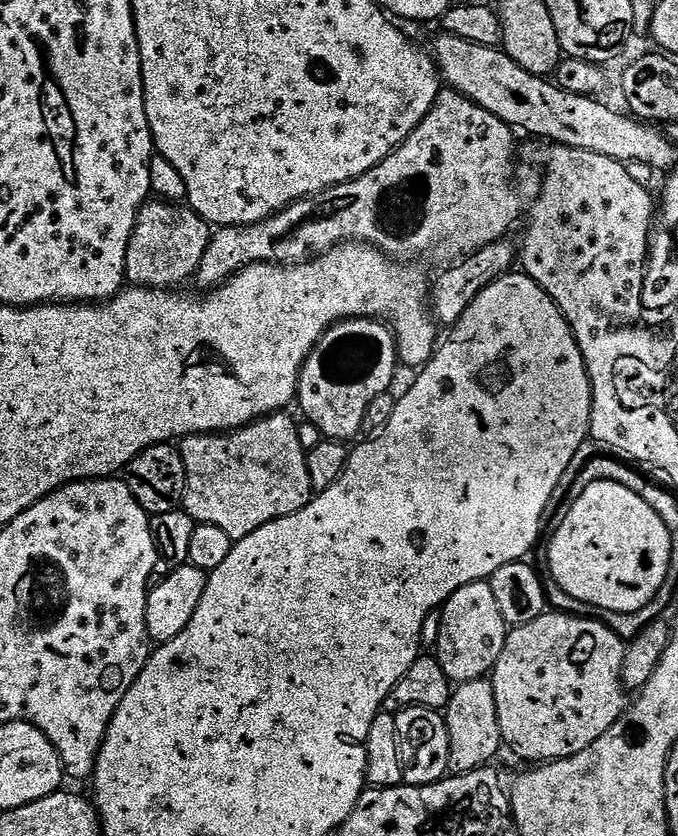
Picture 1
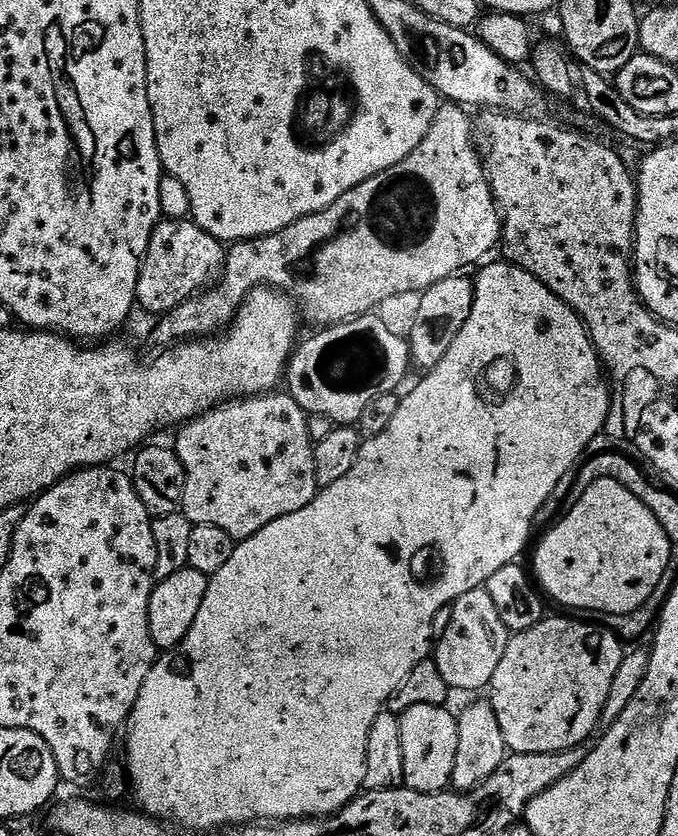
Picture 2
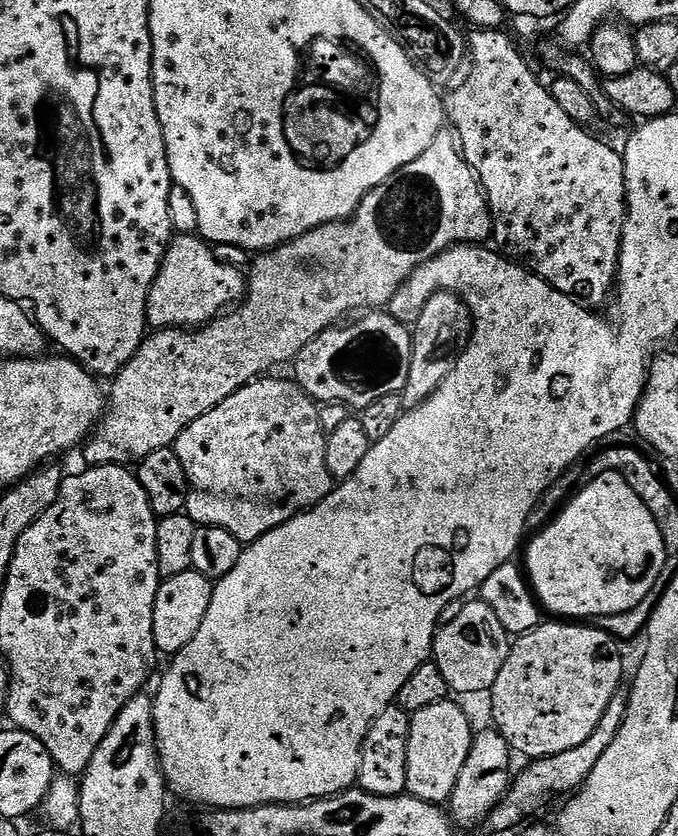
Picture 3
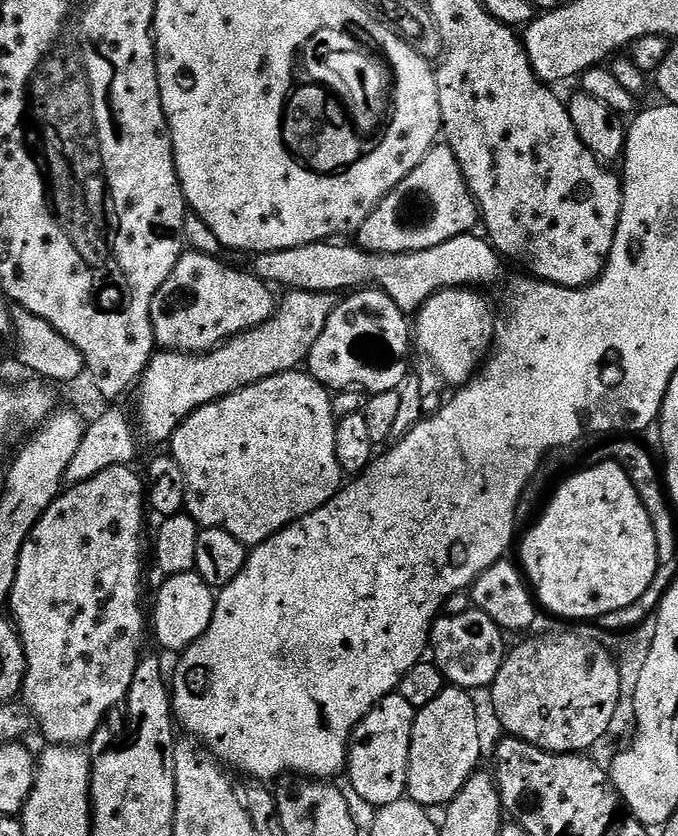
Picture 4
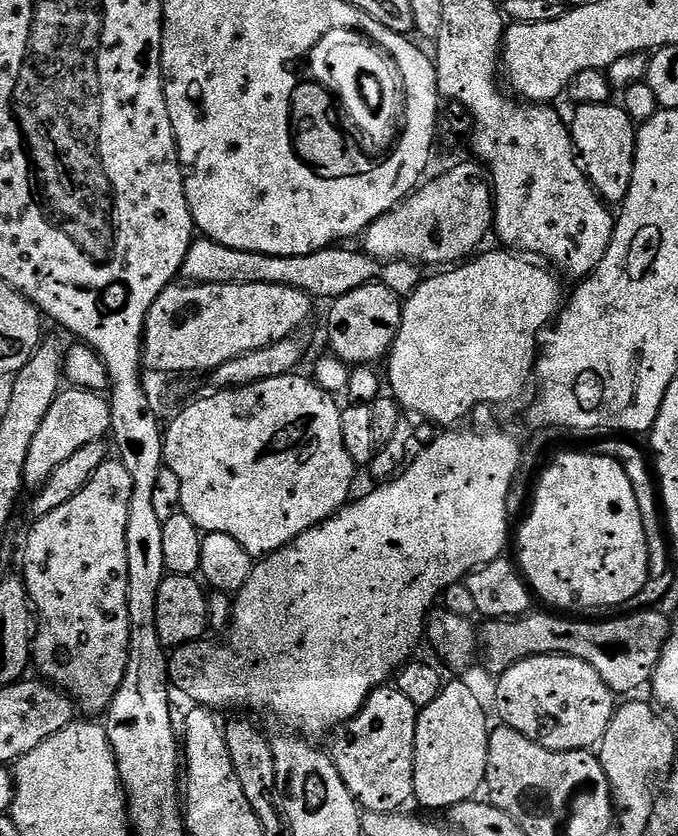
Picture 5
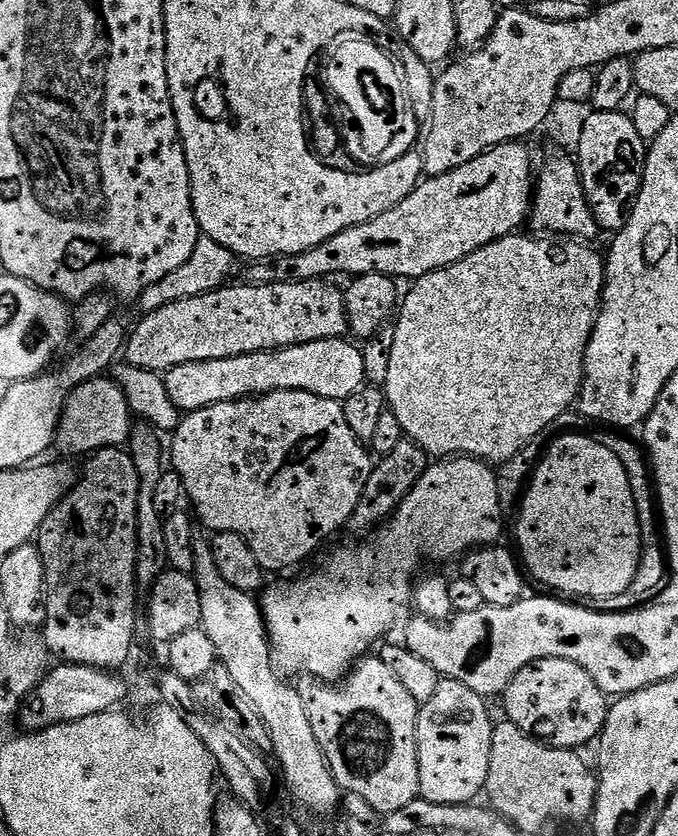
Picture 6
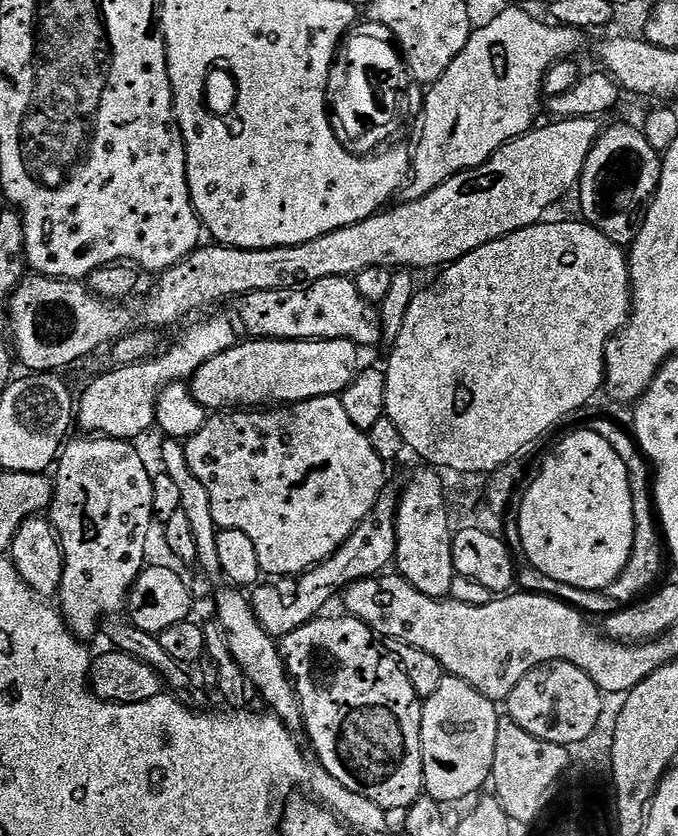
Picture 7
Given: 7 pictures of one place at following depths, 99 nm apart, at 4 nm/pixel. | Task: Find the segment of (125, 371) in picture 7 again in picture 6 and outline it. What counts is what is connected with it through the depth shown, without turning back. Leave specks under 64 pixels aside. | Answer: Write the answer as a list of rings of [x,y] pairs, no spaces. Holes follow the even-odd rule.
[[[97,378],[79,384],[64,403],[59,431],[72,432],[72,448],[76,452],[95,454],[101,448],[120,448],[127,445],[134,427],[134,413],[119,384],[112,378]]]

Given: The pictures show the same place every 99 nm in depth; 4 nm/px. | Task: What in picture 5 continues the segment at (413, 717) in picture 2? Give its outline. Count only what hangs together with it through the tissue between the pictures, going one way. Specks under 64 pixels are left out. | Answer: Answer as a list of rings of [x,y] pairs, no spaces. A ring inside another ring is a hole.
[[[456,678],[456,681],[445,683],[444,689],[438,694],[438,698],[434,698],[434,702],[430,702],[430,706],[419,709],[416,717],[416,745],[414,746],[414,786],[412,794],[415,803],[420,803],[424,808],[441,808],[447,810],[455,804],[465,803],[467,800],[473,799],[477,795],[476,791],[481,791],[484,775],[486,774],[486,762],[488,761],[488,734],[490,731],[490,723],[488,724],[488,716],[484,713],[484,708],[480,705],[480,700],[476,697],[476,692],[468,684],[463,684],[463,679]]]

